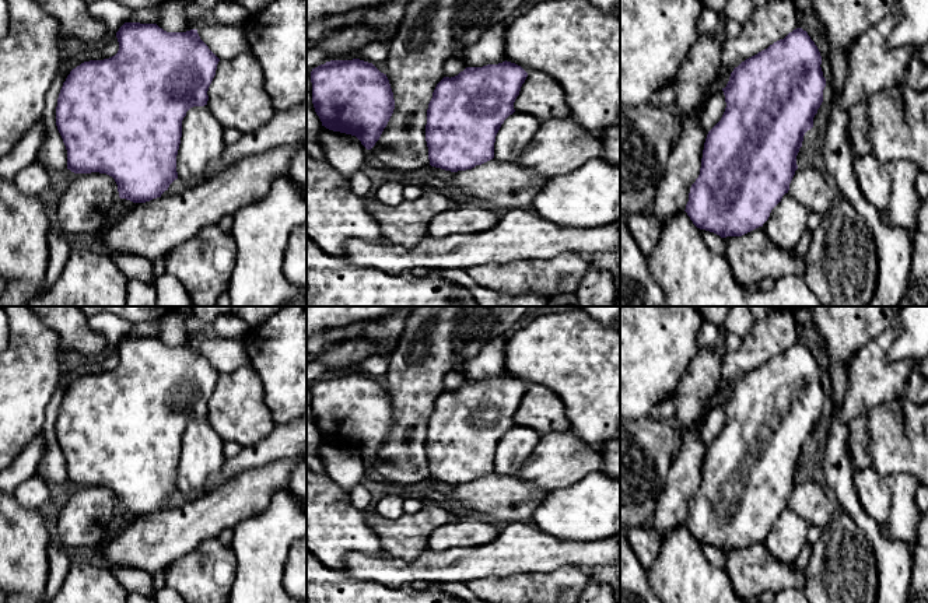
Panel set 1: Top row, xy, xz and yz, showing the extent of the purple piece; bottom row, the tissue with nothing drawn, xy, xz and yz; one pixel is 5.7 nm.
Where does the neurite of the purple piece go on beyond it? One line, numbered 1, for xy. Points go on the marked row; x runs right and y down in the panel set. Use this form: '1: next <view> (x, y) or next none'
1: next none

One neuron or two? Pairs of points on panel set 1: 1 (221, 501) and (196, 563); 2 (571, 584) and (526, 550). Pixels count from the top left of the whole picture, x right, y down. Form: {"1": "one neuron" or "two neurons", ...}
{"1": "two neurons", "2": "two neurons"}

